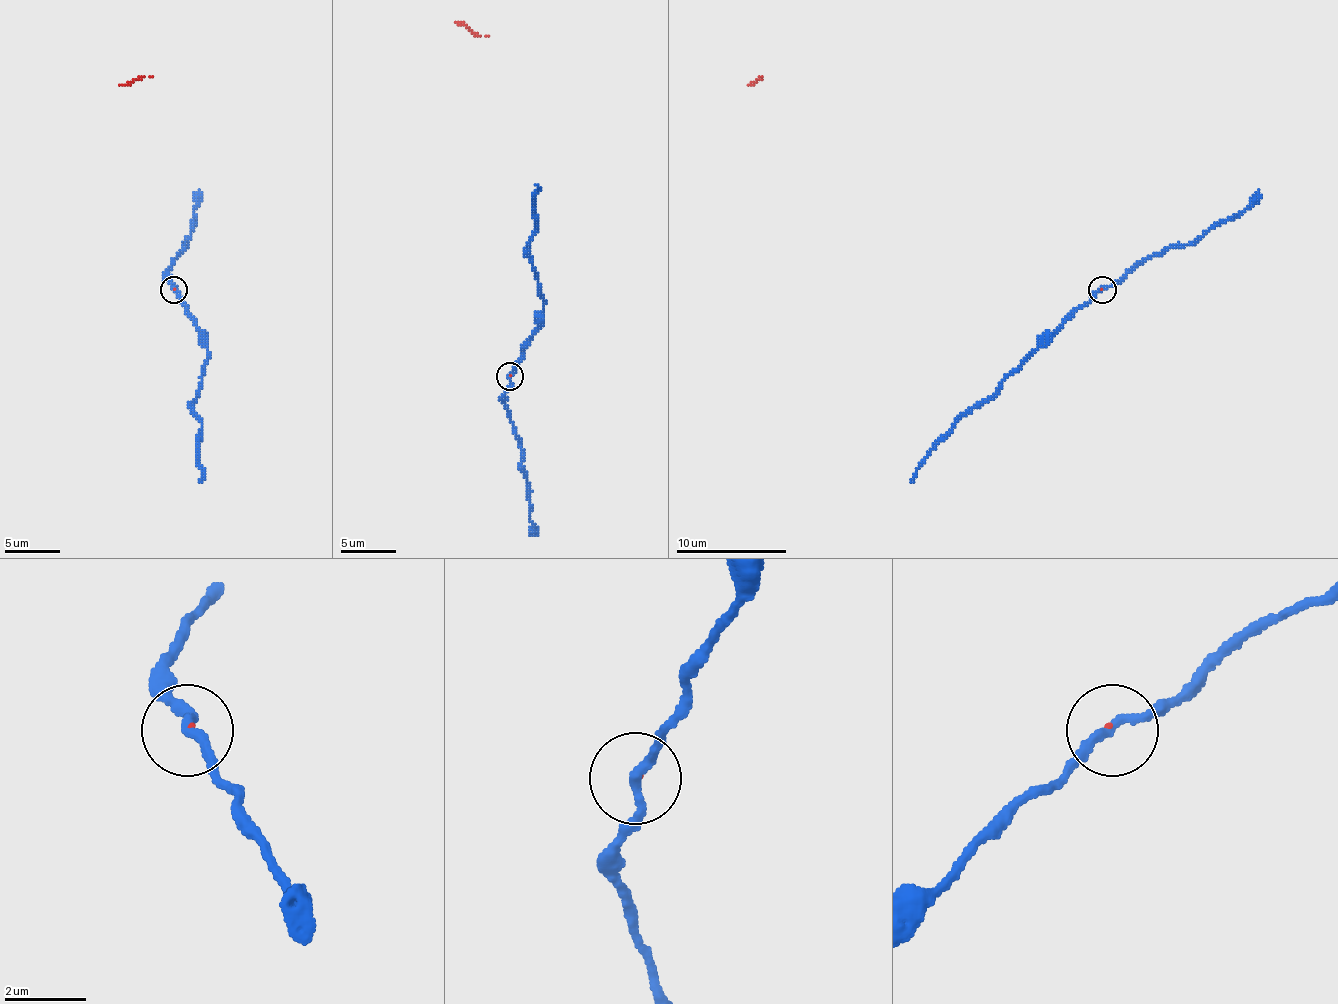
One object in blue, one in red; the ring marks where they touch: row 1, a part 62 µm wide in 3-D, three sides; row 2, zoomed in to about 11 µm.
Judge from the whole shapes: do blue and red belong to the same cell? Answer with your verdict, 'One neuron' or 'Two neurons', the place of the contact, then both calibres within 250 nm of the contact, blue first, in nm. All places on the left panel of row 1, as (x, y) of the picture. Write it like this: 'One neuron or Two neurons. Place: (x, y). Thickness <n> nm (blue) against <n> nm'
Two neurons. Place: (173, 290). Thickness 220 nm (blue) against 40 nm

